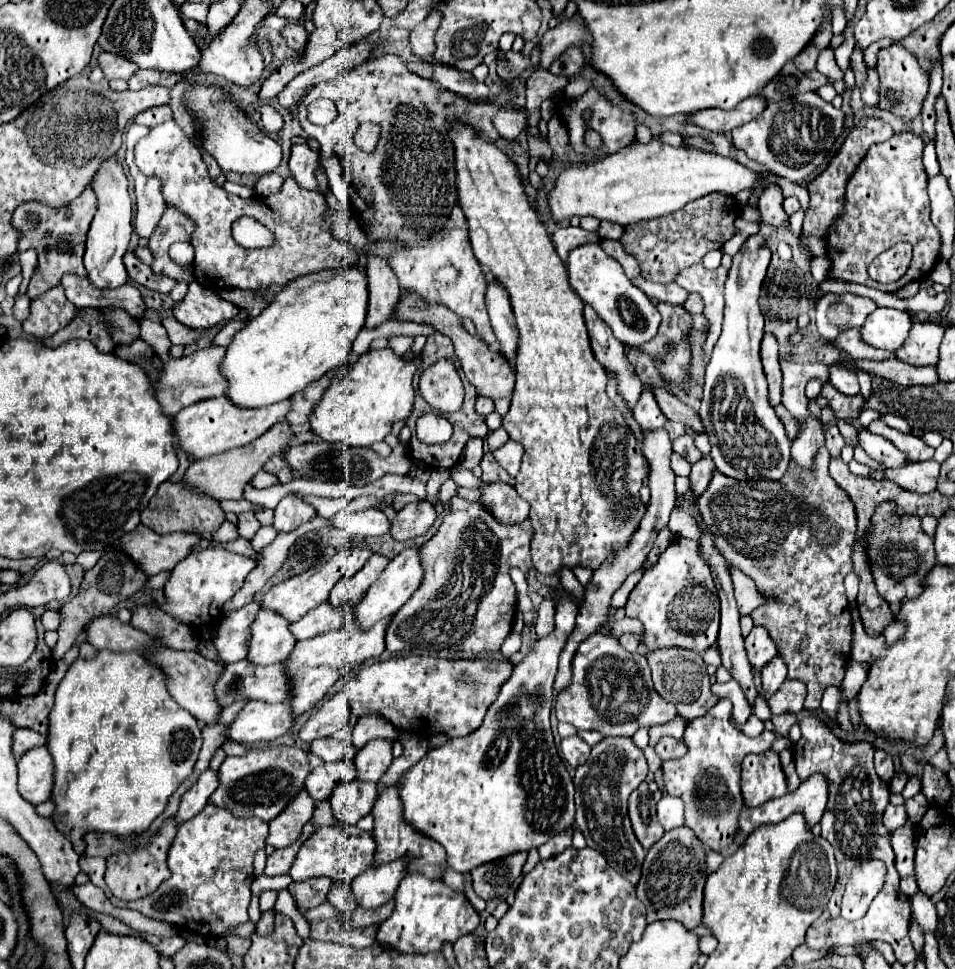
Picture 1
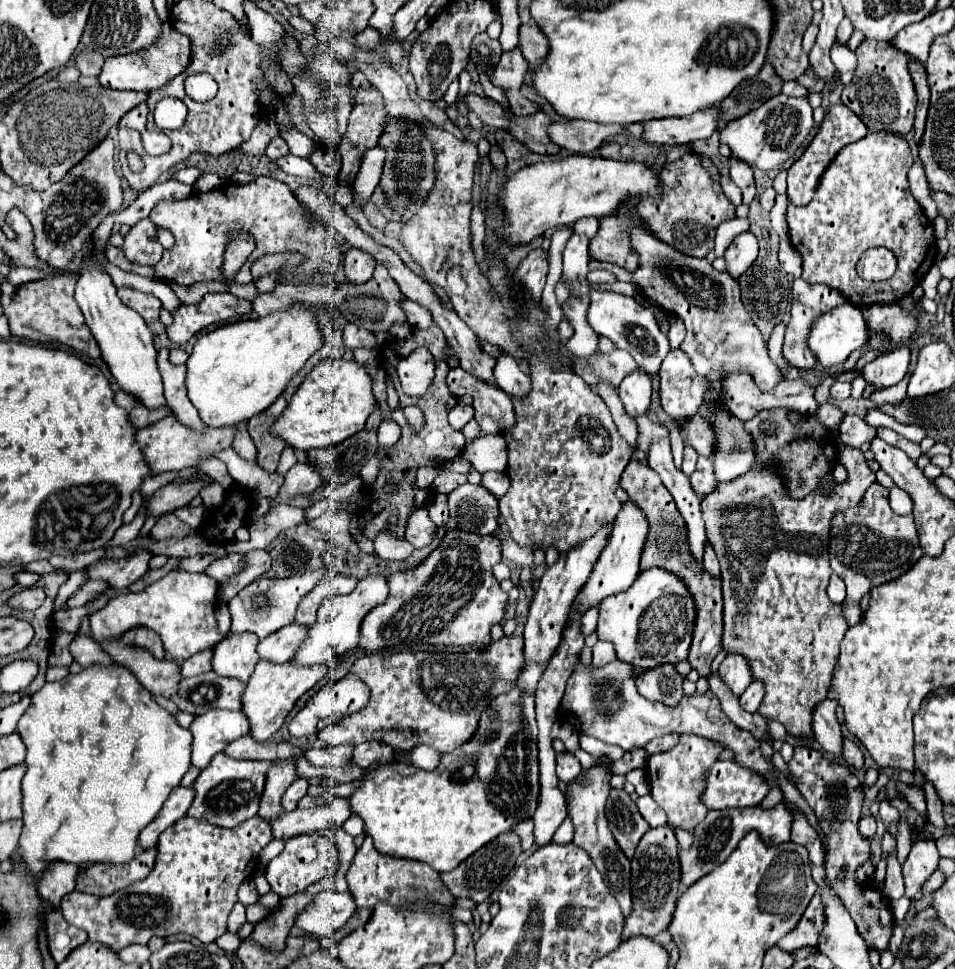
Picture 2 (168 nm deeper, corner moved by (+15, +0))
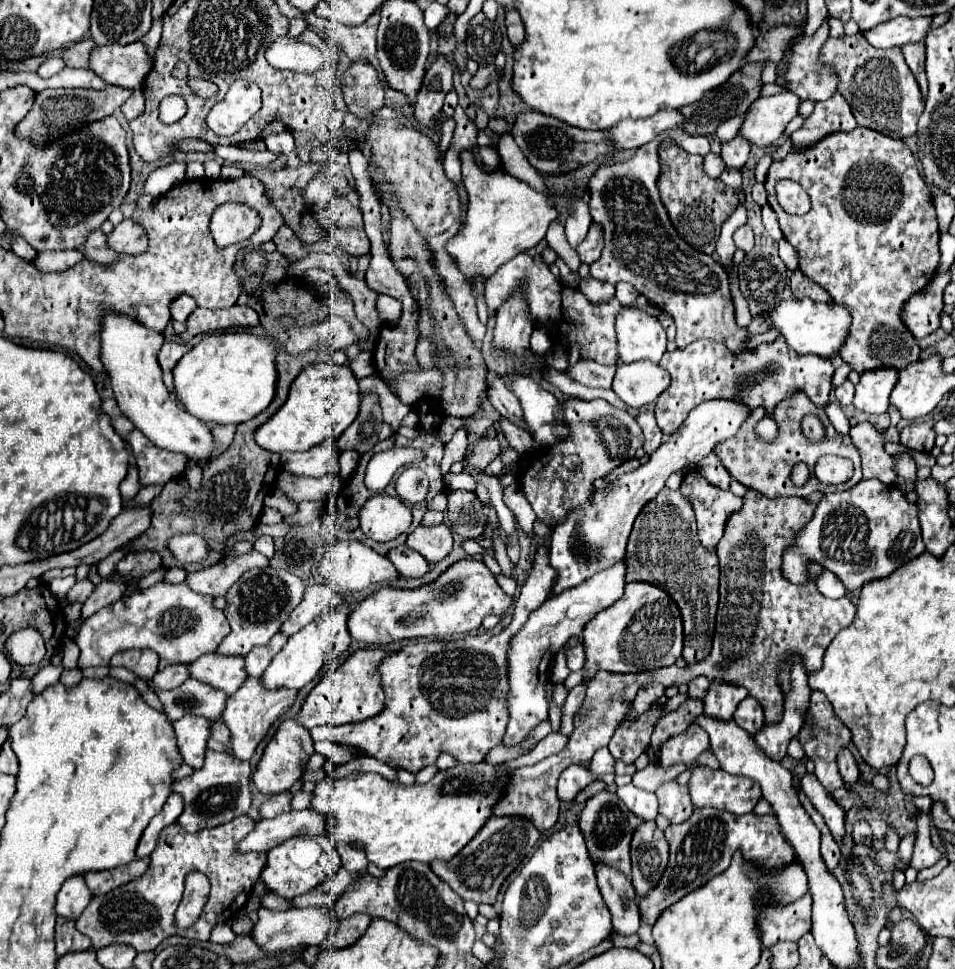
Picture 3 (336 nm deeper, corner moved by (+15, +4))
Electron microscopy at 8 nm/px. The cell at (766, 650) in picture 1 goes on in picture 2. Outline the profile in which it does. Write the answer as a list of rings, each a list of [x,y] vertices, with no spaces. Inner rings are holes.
[[[727,654],[719,666],[719,674],[721,674],[721,680],[725,682],[725,686],[729,686],[729,690],[733,690],[733,694],[737,694],[737,698],[753,682],[749,662],[741,654]]]

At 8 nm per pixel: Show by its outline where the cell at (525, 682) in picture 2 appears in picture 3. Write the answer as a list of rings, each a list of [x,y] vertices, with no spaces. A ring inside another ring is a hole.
[[[625,558],[615,562],[613,566],[605,568],[603,572],[593,574],[587,582],[565,590],[563,594],[545,600],[527,620],[527,624],[513,636],[509,648],[509,726],[503,738],[503,744],[515,746],[519,744],[533,726],[547,718],[549,700],[545,686],[549,682],[549,670],[553,664],[555,654],[561,646],[575,634],[581,634],[585,624],[601,610],[615,604],[625,590],[625,574],[627,562]]]

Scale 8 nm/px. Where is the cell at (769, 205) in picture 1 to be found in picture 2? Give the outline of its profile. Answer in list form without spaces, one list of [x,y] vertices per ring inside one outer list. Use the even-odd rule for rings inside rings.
[[[729,158],[729,176],[743,192],[743,204],[751,204],[755,198],[755,182],[753,182],[753,168],[747,162],[739,162],[737,158]]]

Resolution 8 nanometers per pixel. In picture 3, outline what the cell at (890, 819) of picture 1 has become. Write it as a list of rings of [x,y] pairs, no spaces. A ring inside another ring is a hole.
[[[861,820],[861,822],[857,822],[853,826],[853,838],[855,838],[857,844],[865,844],[865,842],[871,840],[871,828],[869,828],[869,824],[865,820]]]

